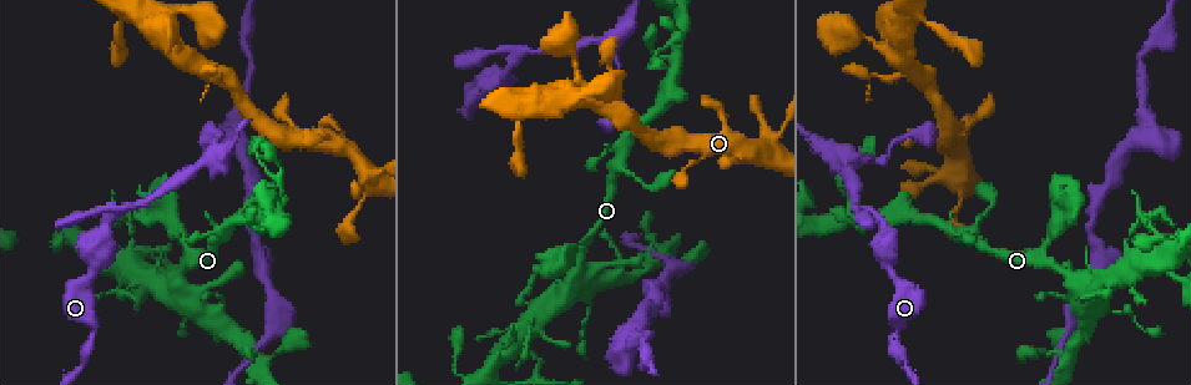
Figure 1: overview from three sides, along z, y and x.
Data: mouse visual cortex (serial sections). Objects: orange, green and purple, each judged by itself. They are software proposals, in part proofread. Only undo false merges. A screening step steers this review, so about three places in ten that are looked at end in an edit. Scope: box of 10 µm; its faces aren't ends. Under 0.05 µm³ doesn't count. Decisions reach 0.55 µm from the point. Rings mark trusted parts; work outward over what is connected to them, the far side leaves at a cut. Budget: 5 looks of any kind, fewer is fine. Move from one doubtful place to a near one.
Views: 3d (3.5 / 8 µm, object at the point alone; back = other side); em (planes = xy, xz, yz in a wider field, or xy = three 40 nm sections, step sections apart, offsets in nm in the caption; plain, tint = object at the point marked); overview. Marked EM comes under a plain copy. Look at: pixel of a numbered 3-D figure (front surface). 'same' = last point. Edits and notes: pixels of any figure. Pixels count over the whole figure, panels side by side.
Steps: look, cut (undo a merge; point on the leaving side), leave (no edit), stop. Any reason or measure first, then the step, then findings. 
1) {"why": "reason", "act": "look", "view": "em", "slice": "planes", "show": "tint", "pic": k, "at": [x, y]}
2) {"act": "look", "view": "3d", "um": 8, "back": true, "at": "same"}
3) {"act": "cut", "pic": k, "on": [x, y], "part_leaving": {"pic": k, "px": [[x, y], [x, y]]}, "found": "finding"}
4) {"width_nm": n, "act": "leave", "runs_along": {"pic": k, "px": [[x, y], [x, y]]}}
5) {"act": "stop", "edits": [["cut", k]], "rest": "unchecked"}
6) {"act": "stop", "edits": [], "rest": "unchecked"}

{"why": "abrupt turn", "act": "look", "view": "3d", "um": 8, "pic": 1, "at": [516, 63]}

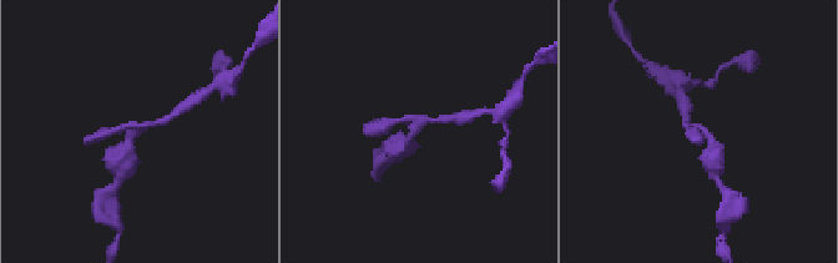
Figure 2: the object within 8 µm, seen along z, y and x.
{"why": "closer look", "act": "look", "view": "3d", "um": 3.5, "at": "same"}

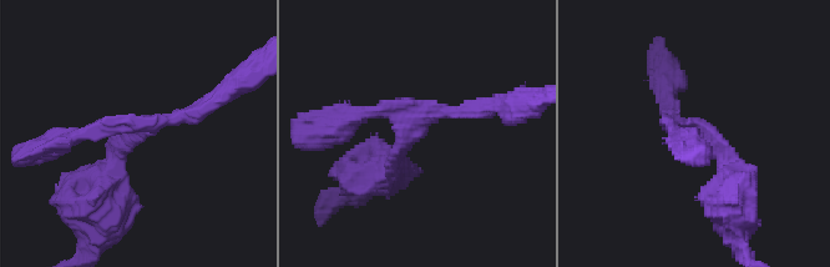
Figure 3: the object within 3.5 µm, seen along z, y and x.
{"arms": 3, "arm_widths_nm": [150, 200, 350], "act": "look", "view": "em", "slice": "xy", "step": 3, "show": "tint", "pic": 3, "at": [701, 130]}

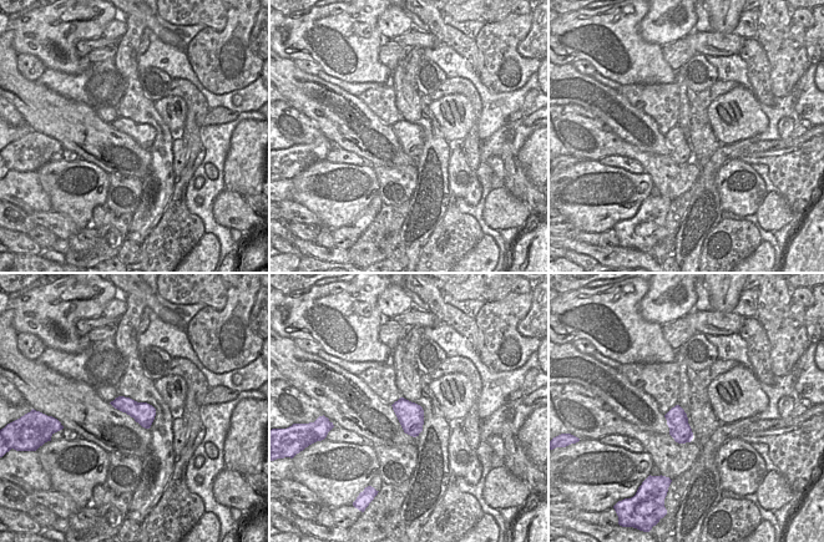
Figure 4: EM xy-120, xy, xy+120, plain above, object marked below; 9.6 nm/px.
{"act": "leave", "runs_along": {"pic": 3, "px": [[102, 197], [137, 125], [198, 114]]}, "found": "one cell here"}

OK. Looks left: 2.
{"act": "look", "view": "3d", "um": 3.5, "pic": 1, "at": [276, 183]}

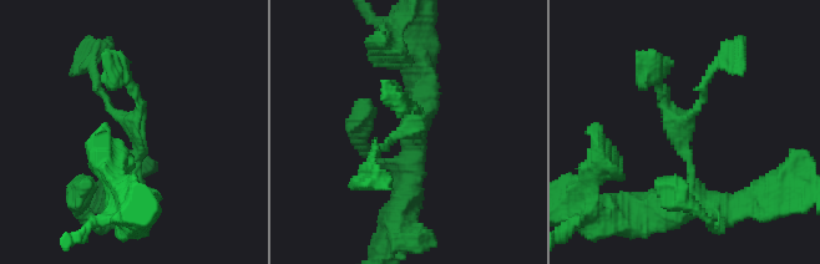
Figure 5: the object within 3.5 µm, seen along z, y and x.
{"why": "now the EM", "act": "look", "view": "em", "slice": "xy", "step": 3, "show": "tint", "pic": 5, "at": [684, 129]}

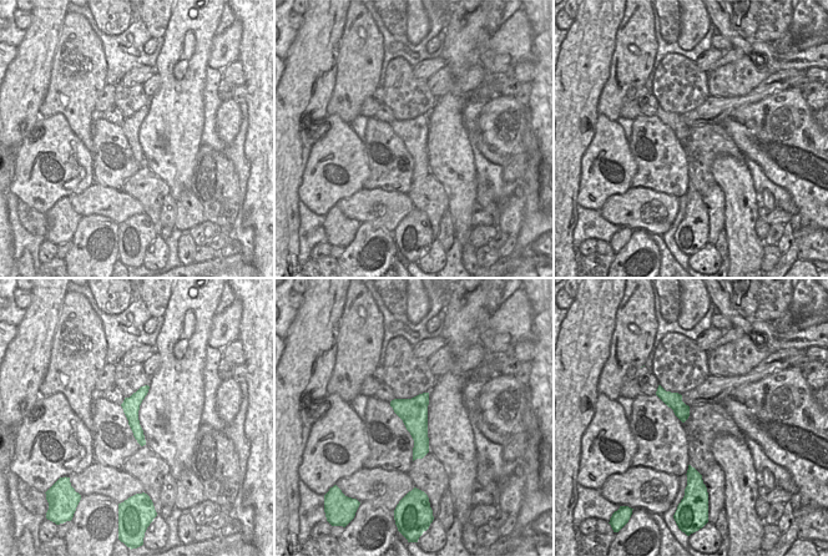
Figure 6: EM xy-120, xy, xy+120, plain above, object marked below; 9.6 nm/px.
{"act": "leave", "runs_along": {"pic": 5, "px": [[697, 202], [684, 128], [652, 64]]}, "found": "all the same cell"}

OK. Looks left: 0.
{"act": "stop", "edits": [], "rest": "unchecked"}

